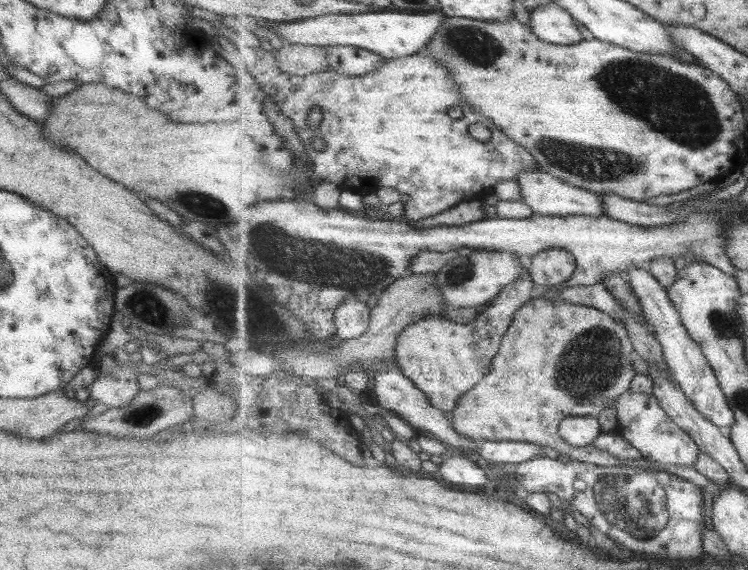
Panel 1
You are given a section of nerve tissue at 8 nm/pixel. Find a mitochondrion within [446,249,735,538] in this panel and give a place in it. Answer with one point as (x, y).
(592, 363)

